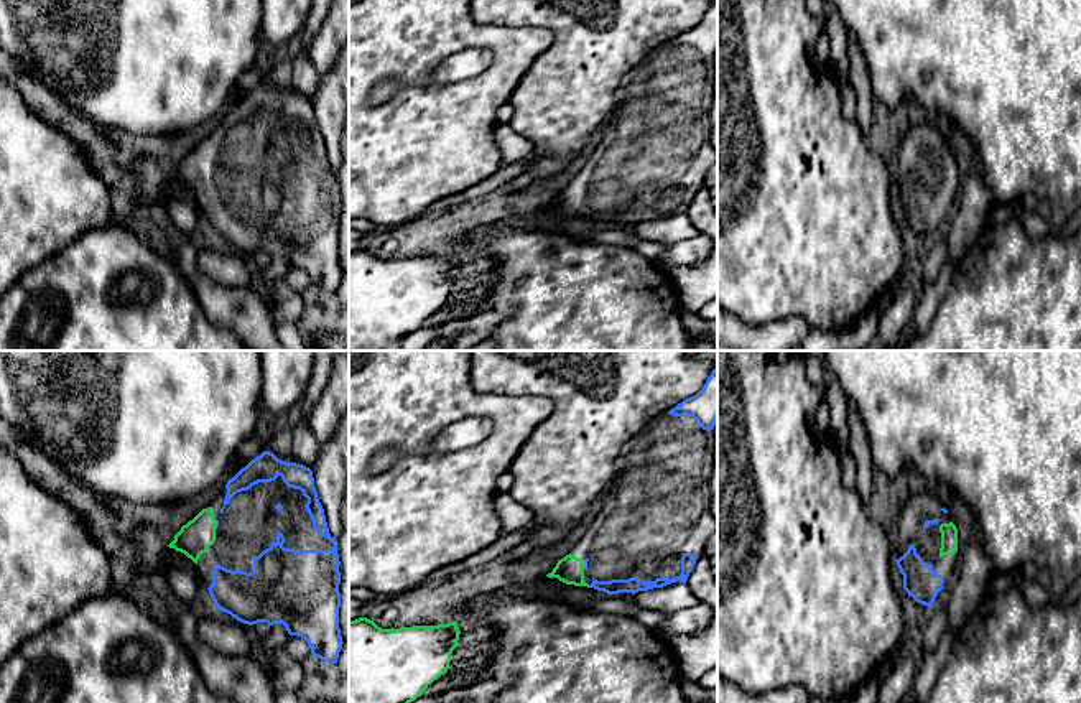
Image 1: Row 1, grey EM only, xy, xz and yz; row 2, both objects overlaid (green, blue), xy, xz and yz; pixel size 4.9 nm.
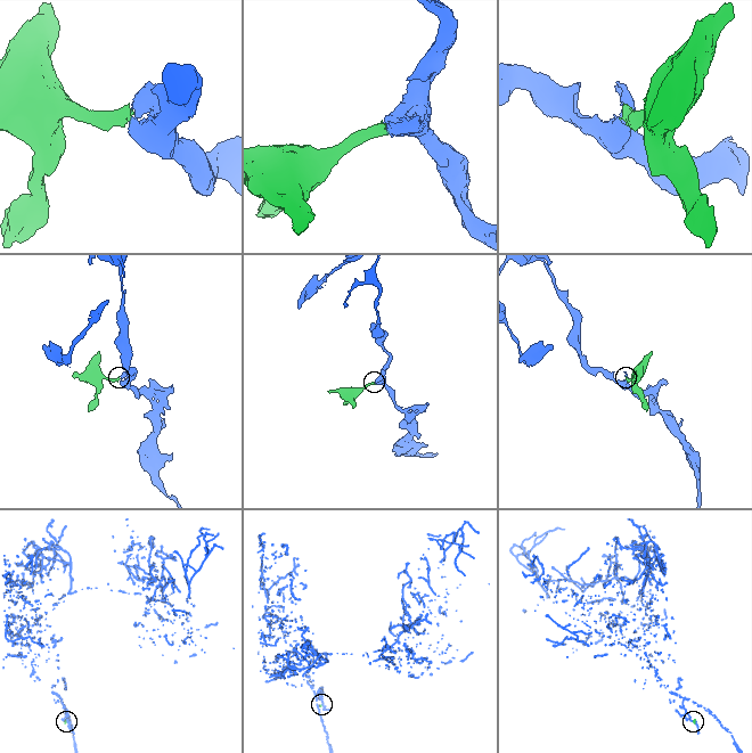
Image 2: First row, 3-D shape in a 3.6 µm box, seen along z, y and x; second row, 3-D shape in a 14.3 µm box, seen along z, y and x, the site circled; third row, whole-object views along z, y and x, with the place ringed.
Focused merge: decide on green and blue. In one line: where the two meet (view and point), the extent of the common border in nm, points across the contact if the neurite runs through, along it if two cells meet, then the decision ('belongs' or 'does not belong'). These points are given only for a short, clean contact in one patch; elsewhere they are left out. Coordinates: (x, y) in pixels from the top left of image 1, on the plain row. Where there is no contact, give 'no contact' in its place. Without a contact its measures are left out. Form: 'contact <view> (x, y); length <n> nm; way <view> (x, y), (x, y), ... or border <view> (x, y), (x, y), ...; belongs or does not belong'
contact xz (584, 195); length 40 nm; way xz (570, 200), (584, 195), (586, 190); belongs

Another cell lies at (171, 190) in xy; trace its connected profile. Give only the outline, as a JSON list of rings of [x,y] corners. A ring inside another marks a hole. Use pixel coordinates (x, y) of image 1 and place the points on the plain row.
[[[166,178],[161,188],[161,201],[165,204],[169,204],[176,199],[186,199],[196,203],[196,194],[191,189],[188,189],[184,184]]]

